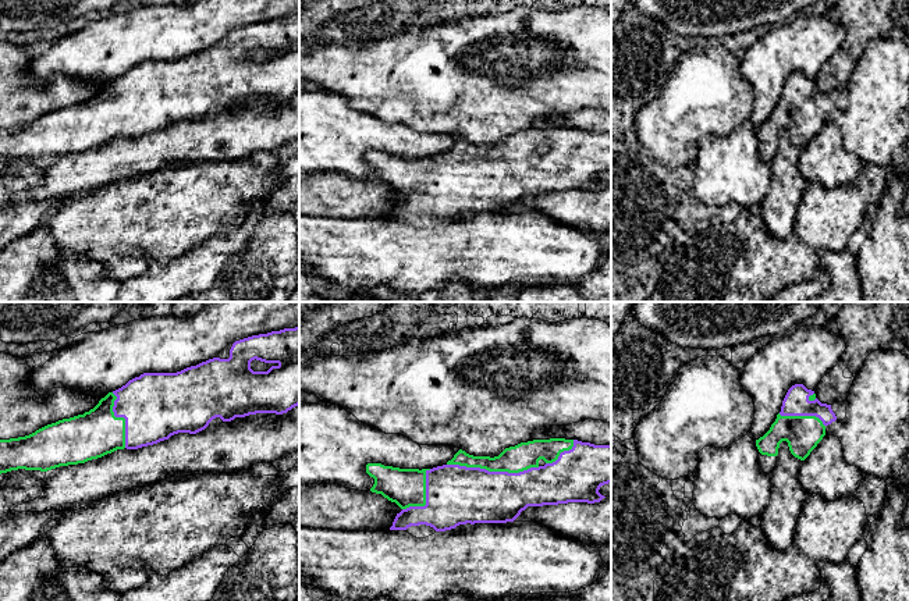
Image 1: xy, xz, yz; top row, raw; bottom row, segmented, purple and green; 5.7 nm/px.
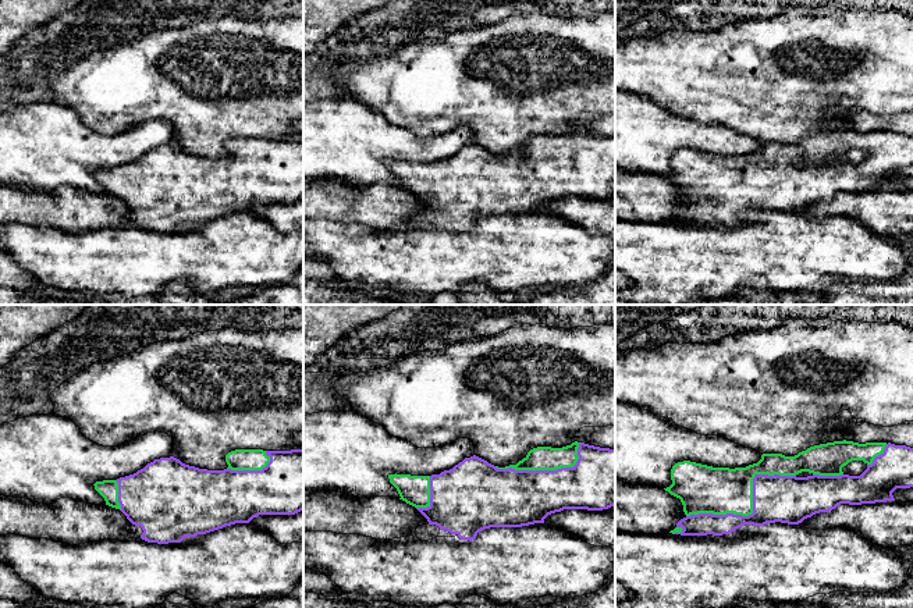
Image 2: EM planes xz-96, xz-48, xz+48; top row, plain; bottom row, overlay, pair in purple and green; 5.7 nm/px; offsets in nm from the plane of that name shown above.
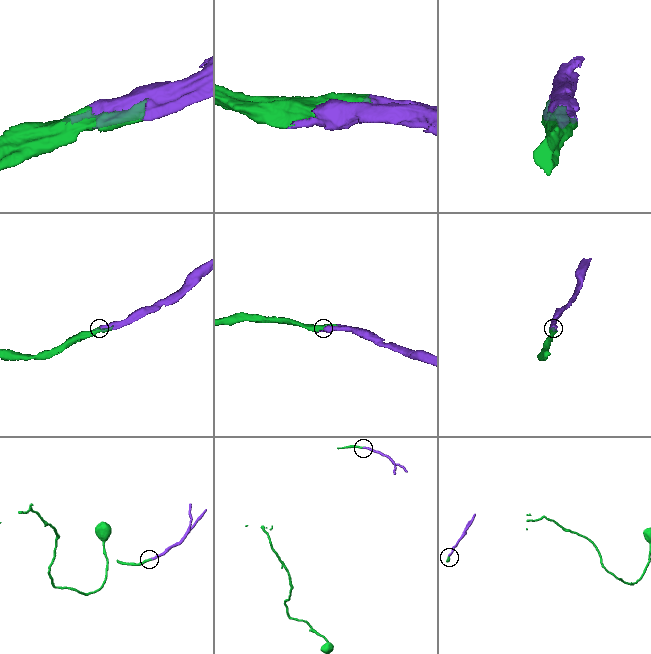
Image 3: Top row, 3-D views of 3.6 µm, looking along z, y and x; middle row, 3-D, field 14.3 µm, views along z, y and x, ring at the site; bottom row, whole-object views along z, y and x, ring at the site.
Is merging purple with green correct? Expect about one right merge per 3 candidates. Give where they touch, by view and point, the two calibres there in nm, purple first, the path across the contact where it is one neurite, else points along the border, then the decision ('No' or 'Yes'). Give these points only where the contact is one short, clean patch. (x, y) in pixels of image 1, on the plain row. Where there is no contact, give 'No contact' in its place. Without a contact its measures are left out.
Touches purple at xz (493, 160). Thickness 340 nm (purple) against 160 nm. Yes

